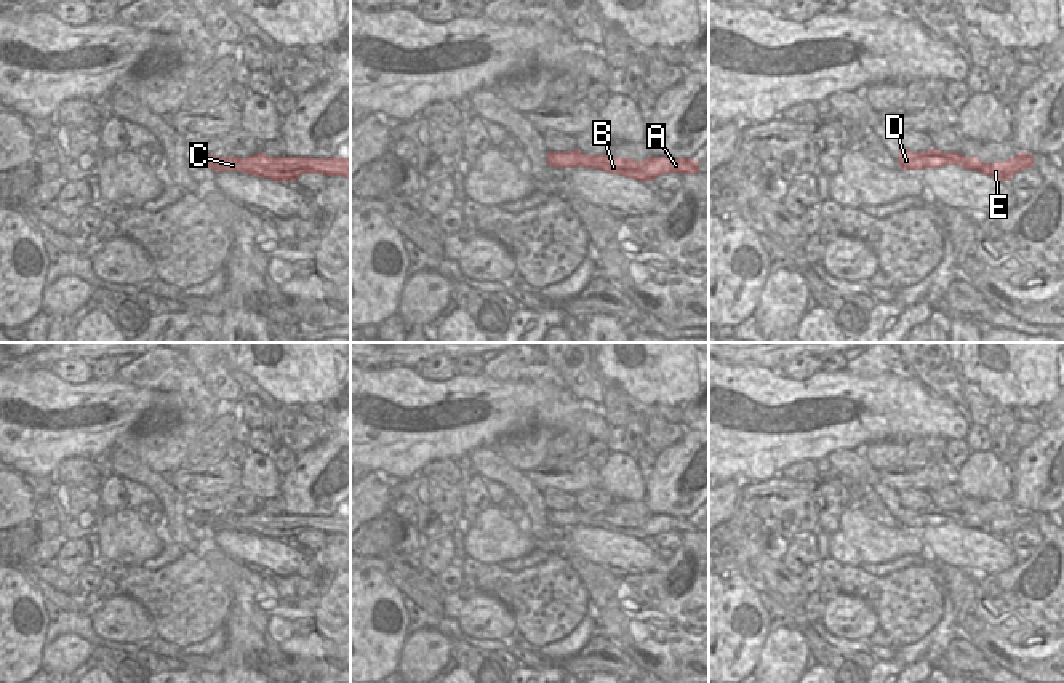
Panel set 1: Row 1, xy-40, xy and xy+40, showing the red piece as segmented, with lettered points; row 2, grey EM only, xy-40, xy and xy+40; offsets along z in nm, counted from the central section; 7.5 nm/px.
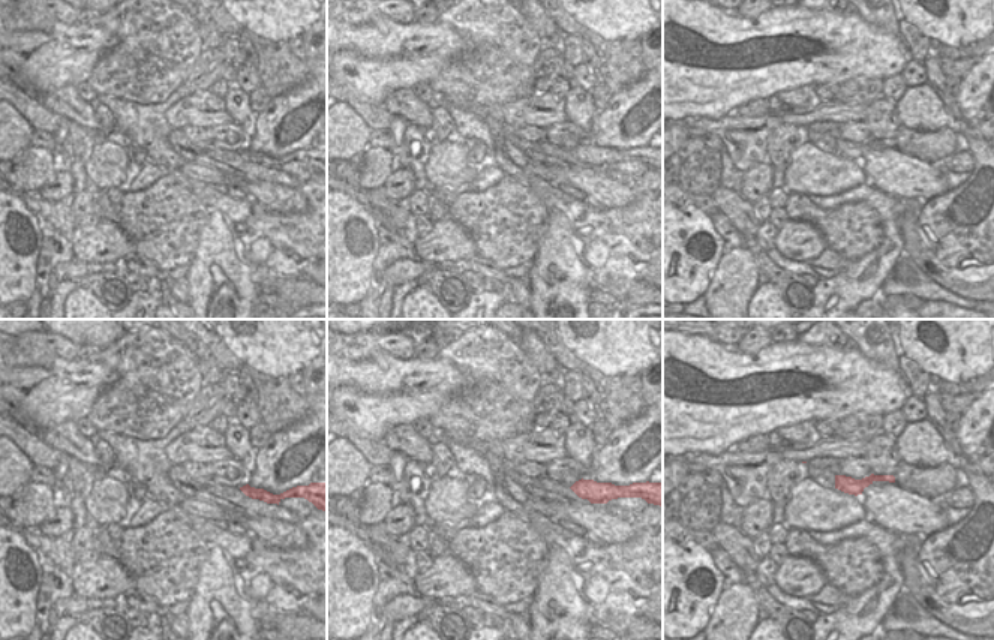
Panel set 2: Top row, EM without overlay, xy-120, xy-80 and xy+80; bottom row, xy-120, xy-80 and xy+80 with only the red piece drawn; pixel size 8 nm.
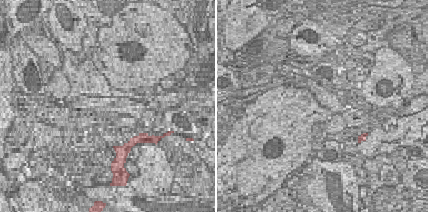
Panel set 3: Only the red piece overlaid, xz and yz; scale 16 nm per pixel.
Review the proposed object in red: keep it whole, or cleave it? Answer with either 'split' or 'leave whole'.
leave whole

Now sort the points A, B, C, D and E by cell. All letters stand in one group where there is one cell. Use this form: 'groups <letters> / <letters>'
groups A B C D E

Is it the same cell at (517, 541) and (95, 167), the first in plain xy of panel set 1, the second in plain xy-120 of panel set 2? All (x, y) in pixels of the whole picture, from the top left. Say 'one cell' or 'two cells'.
one cell

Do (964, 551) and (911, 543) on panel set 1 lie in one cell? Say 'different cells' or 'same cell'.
different cells

